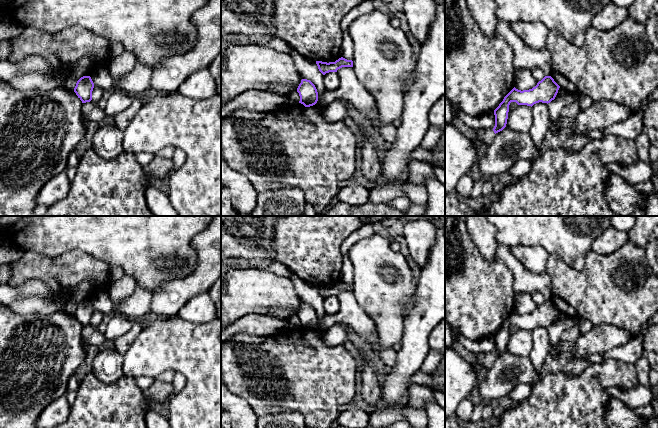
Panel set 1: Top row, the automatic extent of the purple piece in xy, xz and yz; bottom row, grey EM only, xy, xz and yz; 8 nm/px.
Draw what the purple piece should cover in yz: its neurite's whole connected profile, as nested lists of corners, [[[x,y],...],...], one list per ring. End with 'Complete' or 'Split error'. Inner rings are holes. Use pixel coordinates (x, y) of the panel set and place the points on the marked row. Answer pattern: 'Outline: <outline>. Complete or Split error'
Outline: [[[545,76],[535,87],[529,90],[518,90],[515,87],[504,97],[503,101],[494,110],[494,133],[502,131],[507,124],[509,105],[516,102],[518,105],[533,106],[536,103],[550,103],[555,99],[560,86],[551,76]]]. Complete

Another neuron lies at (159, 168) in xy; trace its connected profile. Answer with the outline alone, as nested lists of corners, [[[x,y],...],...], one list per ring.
[[[156,154],[154,155],[153,160],[145,167],[145,171],[153,184],[158,186],[173,170],[174,163],[172,159],[165,159]]]

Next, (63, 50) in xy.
[[[73,26],[57,33],[48,33],[36,28],[25,28],[23,33],[11,40],[12,50],[8,61],[16,63],[28,56],[41,56],[55,69],[57,75],[66,79],[73,72],[77,62],[84,56],[91,57],[92,69],[87,76],[111,61],[110,41],[81,26]]]

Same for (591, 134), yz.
[[[589,130],[585,133],[585,137],[589,140],[602,139],[606,134],[600,130]]]

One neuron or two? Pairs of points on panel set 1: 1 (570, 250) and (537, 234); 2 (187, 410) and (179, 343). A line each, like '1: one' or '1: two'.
1: one
2: one

